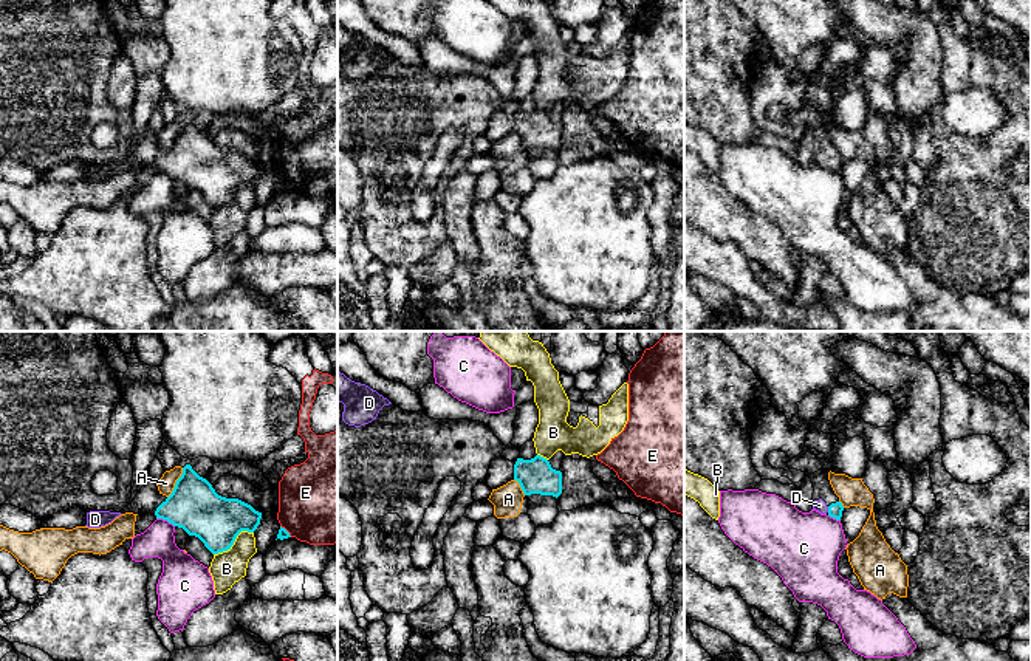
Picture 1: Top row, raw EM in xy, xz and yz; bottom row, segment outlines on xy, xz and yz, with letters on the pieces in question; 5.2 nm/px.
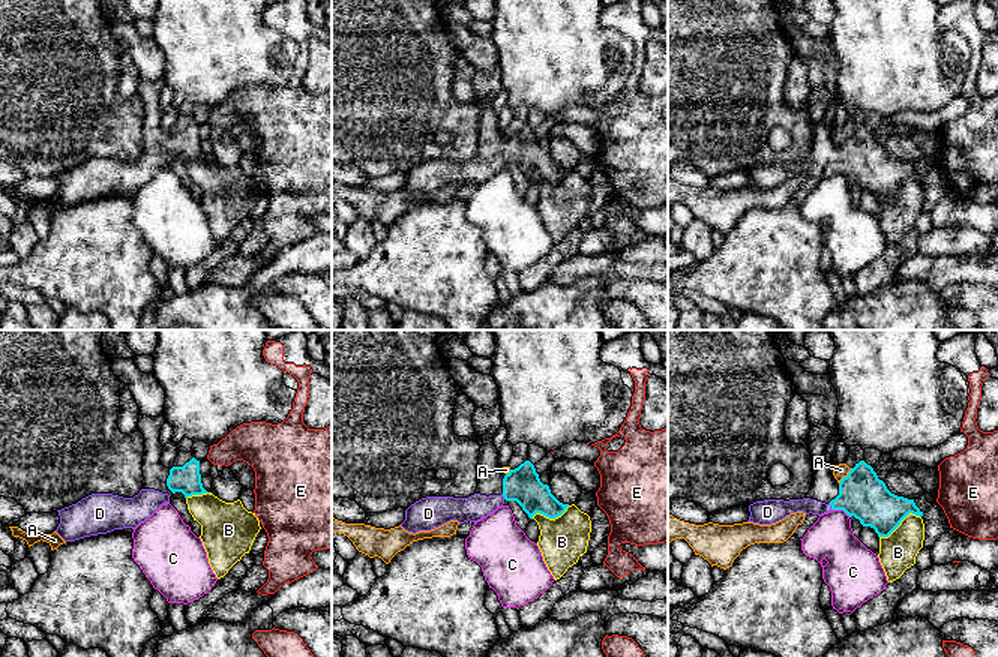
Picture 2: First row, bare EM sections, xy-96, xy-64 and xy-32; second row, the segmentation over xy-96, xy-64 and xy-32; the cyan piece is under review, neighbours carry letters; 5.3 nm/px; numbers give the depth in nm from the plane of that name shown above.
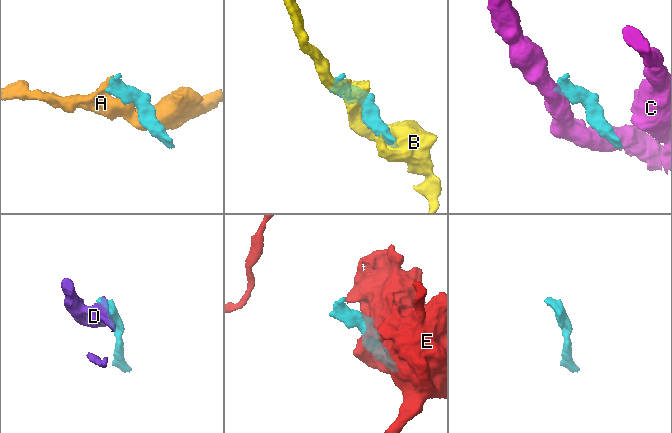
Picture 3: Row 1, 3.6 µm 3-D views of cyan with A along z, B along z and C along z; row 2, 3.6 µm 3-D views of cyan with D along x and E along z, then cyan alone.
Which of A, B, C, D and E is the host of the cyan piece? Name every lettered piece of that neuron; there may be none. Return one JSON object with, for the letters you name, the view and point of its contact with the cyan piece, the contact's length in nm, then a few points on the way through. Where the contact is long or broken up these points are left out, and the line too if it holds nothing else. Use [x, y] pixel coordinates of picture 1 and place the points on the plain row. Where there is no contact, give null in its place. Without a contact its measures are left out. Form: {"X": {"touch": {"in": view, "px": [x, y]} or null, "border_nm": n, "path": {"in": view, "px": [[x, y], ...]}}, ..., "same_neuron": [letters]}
{"D": {"touch": {"in": "yz", "px": [828, 163]}, "border_nm": 30, "path": {"in": "yz", "px": [[835, 163], [828, 163], [819, 158]]}}, "same_neuron": ["D"]}

